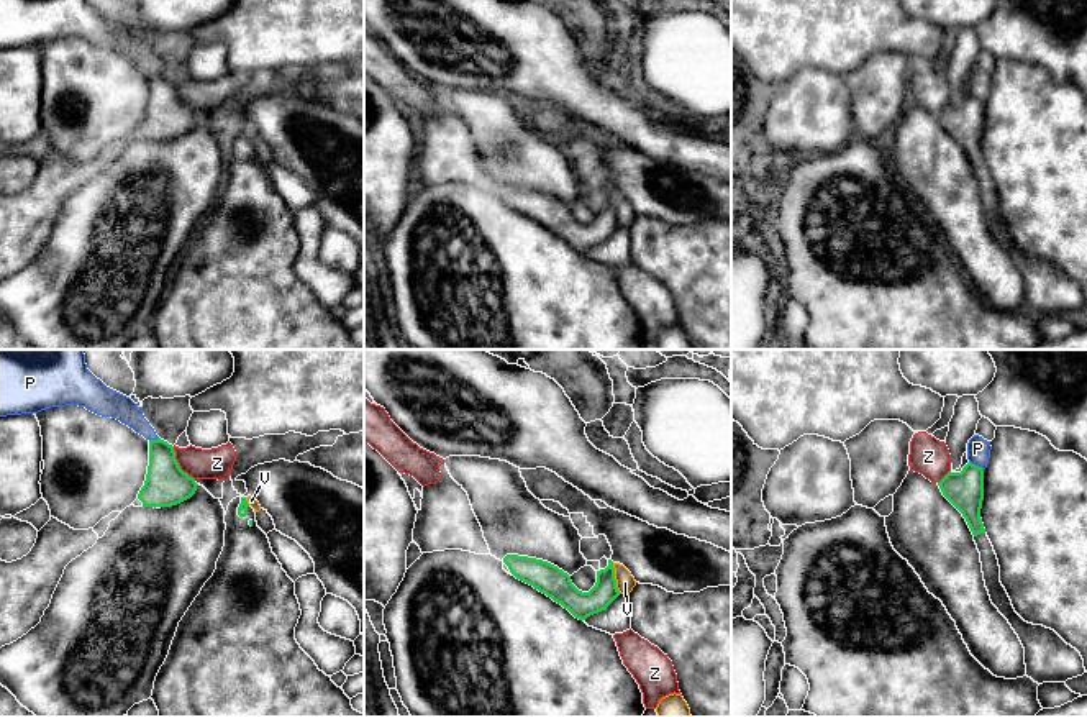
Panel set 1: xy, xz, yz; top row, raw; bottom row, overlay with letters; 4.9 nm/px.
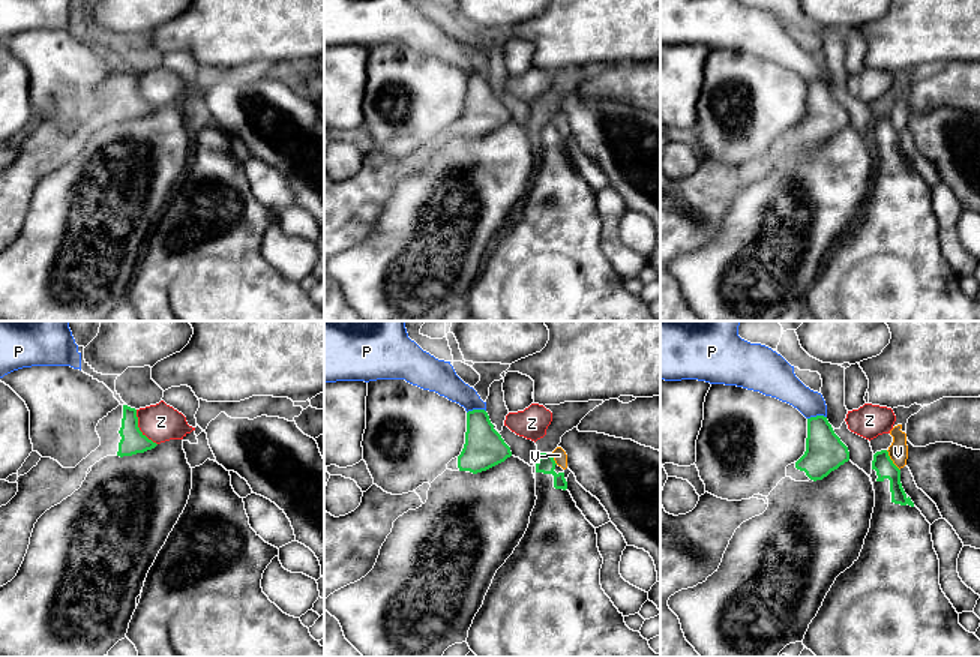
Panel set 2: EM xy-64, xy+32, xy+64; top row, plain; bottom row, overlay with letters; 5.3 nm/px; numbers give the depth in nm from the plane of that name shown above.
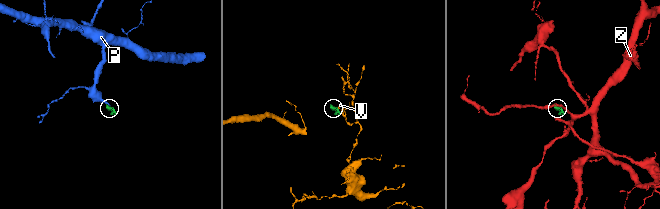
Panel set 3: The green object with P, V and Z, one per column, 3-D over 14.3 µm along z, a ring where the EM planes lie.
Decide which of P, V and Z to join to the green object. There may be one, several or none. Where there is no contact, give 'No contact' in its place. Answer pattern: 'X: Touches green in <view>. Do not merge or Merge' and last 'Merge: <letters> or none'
P: Touches green in yz. Do not merge
V: Touches green in xz. Do not merge
Z: Touches green in xy. Do not merge
Merge: none

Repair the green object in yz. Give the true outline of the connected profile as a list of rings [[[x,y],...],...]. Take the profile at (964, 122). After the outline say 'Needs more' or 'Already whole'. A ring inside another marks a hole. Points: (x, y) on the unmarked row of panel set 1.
[[[967,95],[961,105],[949,103],[938,118],[943,128],[962,146],[974,167],[990,233],[1008,253],[1025,281],[1026,308],[1038,317],[1066,315],[1082,308],[1085,300],[1080,285],[1054,263],[1025,254],[1015,244],[1000,215],[998,192],[980,151],[984,102]]]. Needs more

